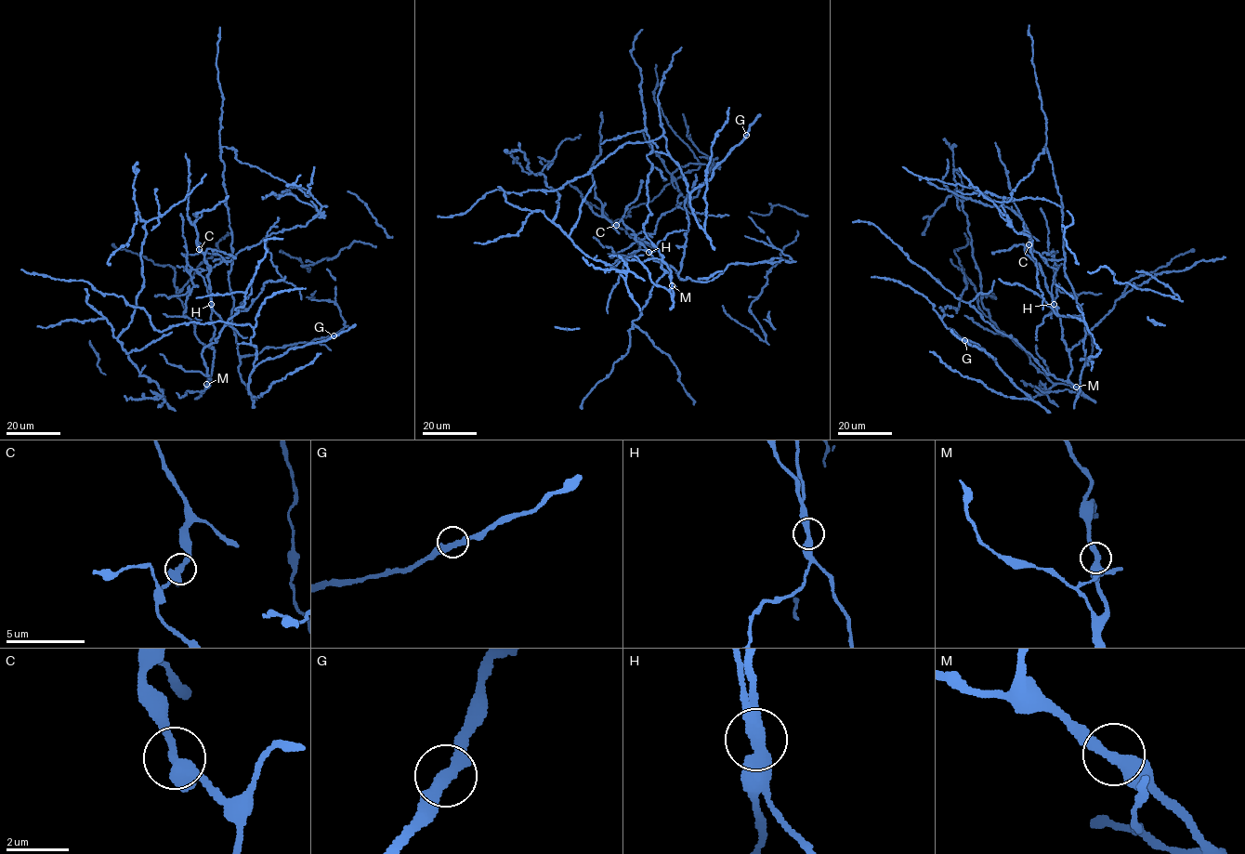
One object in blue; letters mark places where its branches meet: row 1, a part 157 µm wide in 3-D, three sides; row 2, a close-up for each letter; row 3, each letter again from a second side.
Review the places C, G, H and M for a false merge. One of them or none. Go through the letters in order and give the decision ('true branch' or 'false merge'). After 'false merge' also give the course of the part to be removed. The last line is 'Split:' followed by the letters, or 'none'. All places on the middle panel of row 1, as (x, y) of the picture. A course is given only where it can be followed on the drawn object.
C: true branch
G: true branch
H: false merge; course (648, 252), (631, 254), (661, 215), (696, 197), (713, 167), (689, 164), (673, 181), (641, 130)
M: true branch
Split: H

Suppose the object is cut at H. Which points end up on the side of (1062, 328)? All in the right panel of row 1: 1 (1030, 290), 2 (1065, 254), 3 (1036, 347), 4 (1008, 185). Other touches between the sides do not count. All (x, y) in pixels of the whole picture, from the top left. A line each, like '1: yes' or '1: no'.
1: yes
2: yes
3: yes
4: yes

